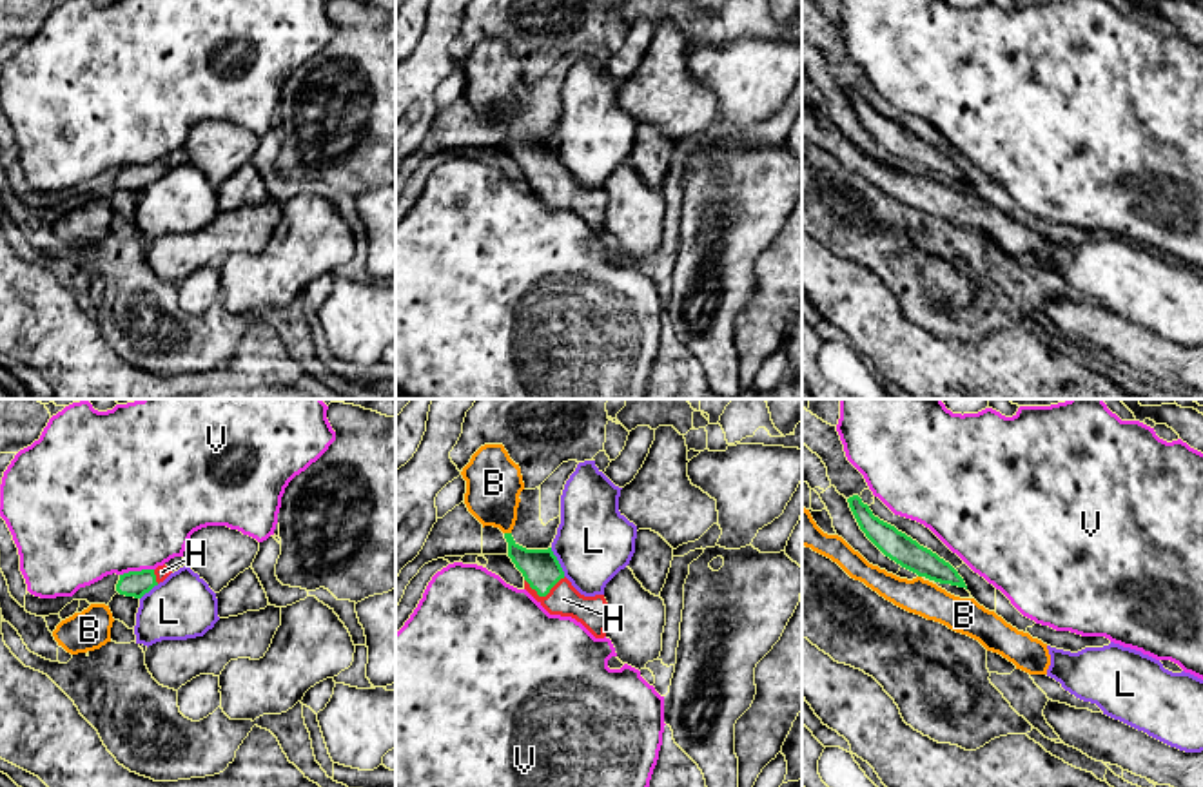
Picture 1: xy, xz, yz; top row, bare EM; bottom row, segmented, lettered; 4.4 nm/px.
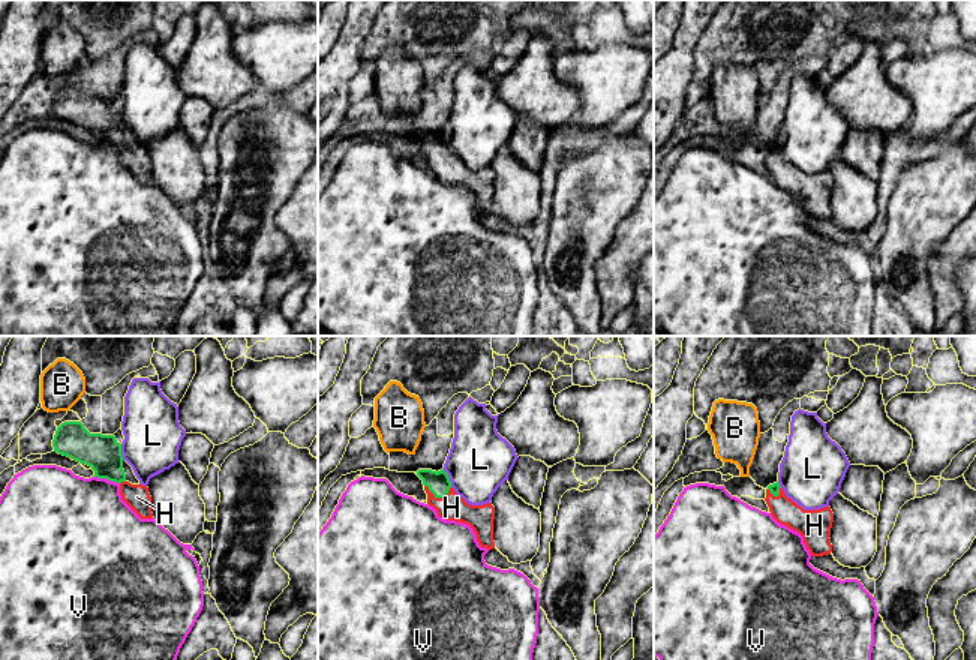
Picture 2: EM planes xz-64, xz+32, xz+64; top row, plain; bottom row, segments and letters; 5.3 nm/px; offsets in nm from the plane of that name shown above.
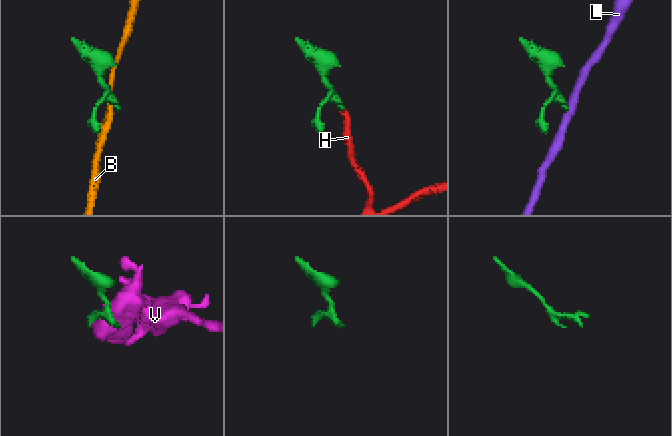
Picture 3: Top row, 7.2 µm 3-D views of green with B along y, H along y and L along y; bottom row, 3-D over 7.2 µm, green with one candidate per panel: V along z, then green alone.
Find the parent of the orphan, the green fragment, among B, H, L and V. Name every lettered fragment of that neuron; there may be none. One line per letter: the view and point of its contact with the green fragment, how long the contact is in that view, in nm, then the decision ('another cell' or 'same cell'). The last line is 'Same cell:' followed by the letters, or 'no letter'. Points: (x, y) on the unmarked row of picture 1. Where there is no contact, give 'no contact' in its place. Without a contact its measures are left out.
B: xz (508, 127) | 30 nm | another cell
H: xz (545, 189) | 180 nm | same cell
L: xz (557, 156) | 140 nm | another cell
V: xy (136, 165) | 160 nm | another cell
Same cell: H

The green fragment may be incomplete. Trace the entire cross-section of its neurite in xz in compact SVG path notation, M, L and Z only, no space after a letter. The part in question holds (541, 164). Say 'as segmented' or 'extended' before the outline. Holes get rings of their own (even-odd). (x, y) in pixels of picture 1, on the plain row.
extended; M504 127L508 151L524 170L524 183L550 207L572 210L595 232L604 232L608 196L604 189L584 190L564 170L564 165L548 143L526 143L512 127Z

